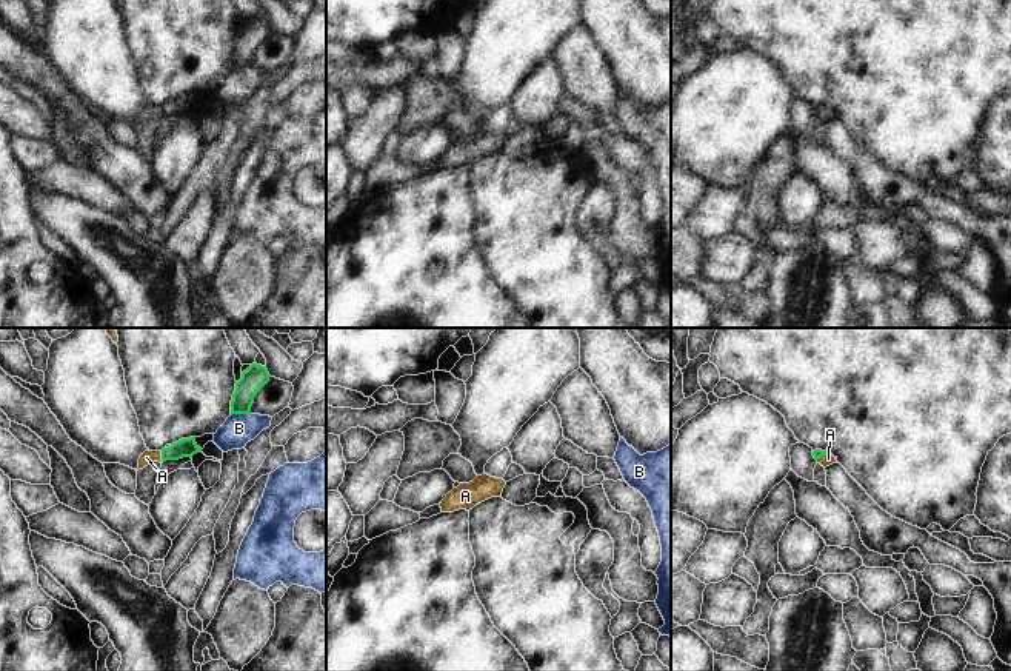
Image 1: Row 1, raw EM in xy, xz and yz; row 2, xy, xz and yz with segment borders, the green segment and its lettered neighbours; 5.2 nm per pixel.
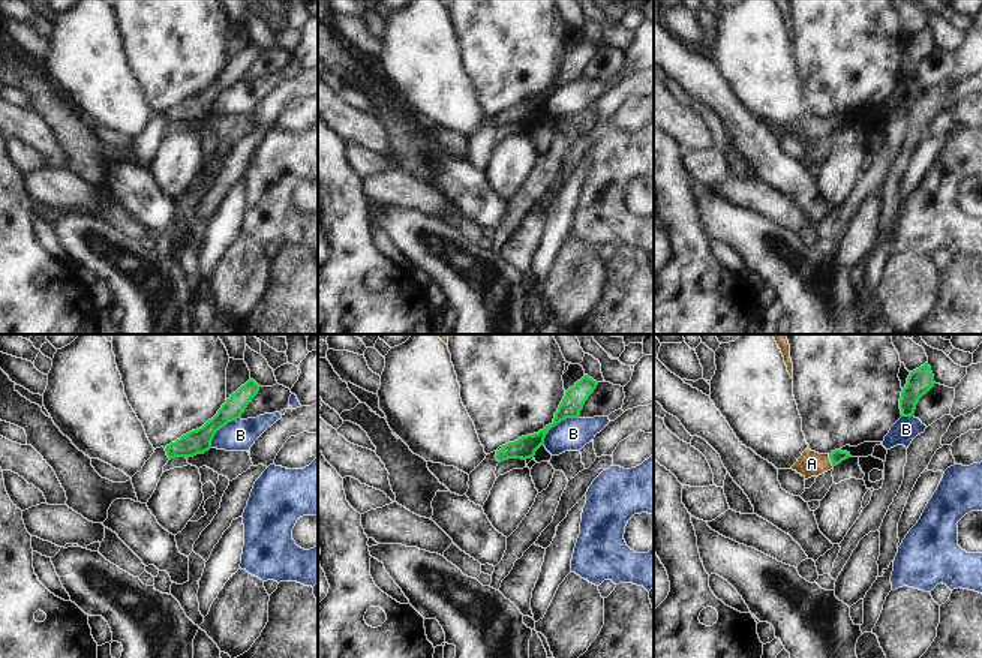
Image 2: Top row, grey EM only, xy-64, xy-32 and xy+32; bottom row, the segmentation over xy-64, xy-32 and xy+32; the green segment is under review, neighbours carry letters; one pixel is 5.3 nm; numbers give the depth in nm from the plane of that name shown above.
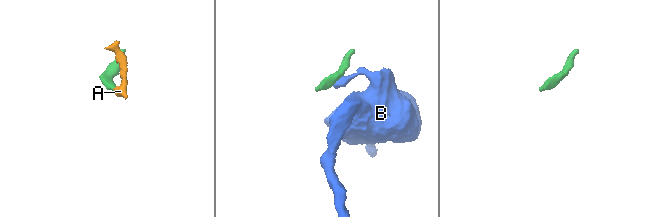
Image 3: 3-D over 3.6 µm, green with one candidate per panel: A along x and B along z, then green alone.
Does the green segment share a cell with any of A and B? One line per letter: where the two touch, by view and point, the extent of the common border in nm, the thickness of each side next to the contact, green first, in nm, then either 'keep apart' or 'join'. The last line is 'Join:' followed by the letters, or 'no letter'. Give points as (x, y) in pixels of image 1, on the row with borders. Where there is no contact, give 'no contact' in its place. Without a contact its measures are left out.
A: contact xy (162, 456); length 60 nm; calibres 100 and 70 nm; join
B: contact xy (240, 413); length 110 nm; calibres 120 and 160 nm; keep apart
Join: A

